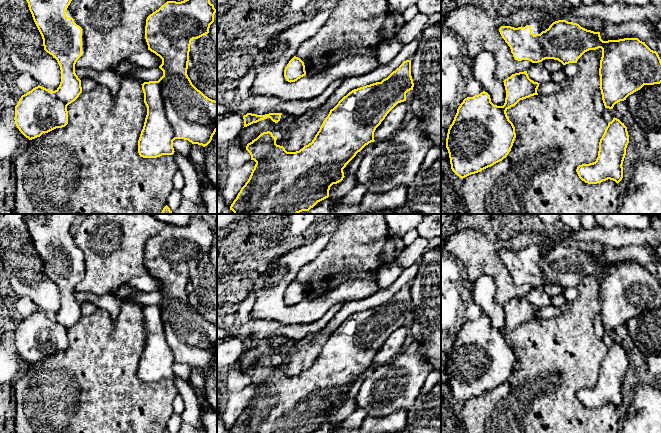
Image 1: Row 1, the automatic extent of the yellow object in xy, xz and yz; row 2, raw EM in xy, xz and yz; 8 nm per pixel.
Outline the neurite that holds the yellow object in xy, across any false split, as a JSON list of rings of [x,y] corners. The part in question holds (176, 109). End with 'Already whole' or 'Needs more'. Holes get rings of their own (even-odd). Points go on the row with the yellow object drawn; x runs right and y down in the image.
[[[184,0],[181,2],[167,1],[146,19],[145,39],[148,50],[162,59],[159,68],[163,76],[158,81],[144,82],[142,90],[147,115],[138,140],[138,153],[143,158],[157,158],[162,155],[173,155],[175,139],[188,140],[192,144],[207,146],[217,131],[217,101],[205,96],[191,82],[187,75],[190,45],[193,39],[198,39],[209,33],[210,25],[214,22],[216,9],[210,0]]]. Already whole

